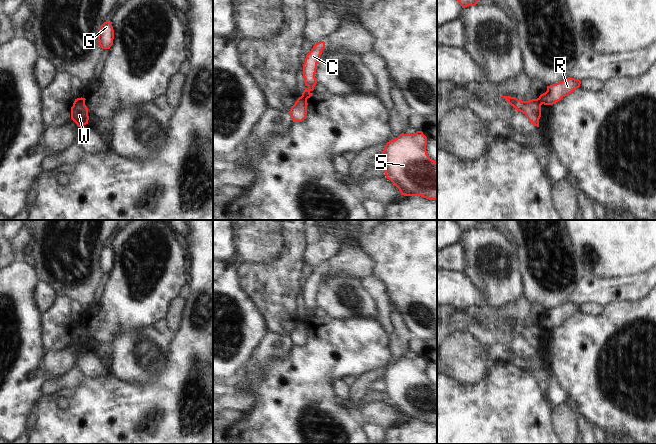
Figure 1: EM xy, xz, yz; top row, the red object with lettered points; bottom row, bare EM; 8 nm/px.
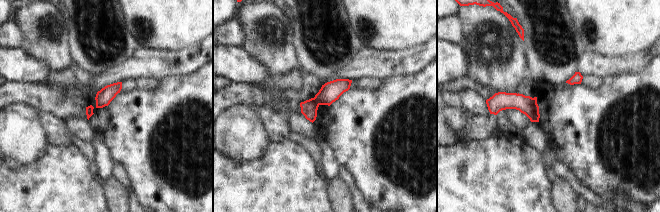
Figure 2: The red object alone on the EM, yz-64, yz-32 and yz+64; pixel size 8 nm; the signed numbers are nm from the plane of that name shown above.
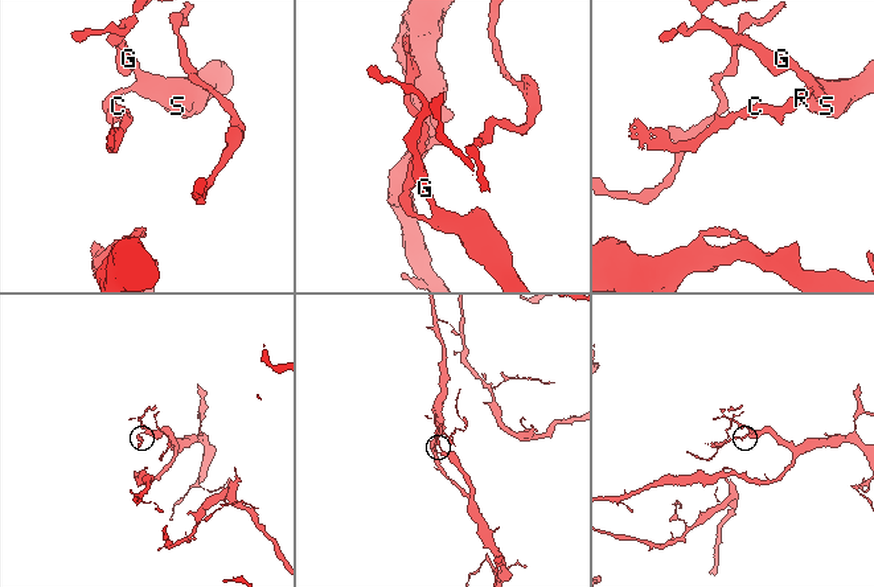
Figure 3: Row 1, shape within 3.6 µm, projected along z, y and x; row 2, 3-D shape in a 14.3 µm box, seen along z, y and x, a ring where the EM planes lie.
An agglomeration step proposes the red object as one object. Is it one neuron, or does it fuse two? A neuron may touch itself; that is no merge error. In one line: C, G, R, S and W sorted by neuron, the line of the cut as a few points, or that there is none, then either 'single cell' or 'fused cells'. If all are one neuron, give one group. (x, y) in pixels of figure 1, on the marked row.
C W / G R S | yz (537, 98), (541, 104) | fused cells

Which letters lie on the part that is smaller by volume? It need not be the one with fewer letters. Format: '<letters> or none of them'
C, W

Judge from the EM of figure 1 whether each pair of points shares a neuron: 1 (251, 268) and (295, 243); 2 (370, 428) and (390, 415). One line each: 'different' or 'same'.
1: same
2: different

